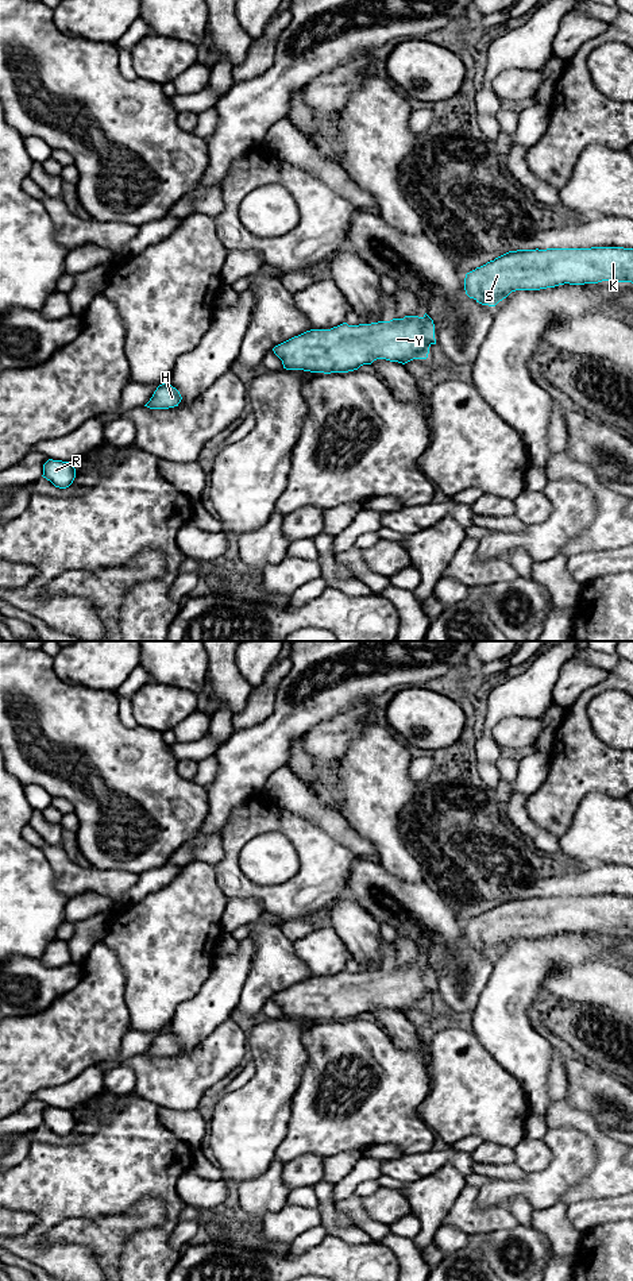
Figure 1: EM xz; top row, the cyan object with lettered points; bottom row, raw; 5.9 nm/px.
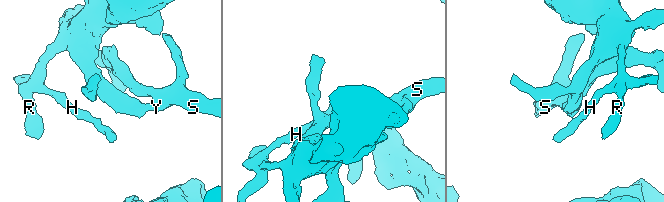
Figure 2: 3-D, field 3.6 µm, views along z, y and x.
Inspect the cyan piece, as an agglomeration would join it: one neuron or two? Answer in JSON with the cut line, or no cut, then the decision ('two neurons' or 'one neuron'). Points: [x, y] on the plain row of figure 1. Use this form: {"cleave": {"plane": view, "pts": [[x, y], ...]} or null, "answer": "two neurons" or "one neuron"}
{"cleave": null, "answer": "one neuron"}

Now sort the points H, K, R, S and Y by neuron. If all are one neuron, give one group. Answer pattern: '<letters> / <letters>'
H K R S Y

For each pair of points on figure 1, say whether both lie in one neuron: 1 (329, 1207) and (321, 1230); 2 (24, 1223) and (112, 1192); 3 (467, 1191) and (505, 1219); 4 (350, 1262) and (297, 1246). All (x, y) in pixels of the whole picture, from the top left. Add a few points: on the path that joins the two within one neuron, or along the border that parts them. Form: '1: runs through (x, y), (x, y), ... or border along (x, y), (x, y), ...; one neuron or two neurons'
1: border along (321, 1222), (329, 1234); two neurons
2: border along (34, 1212), (35, 1222), (24, 1233), (14, 1237); two neurons
3: runs through (469, 1203), (485, 1219), (493, 1219); one neuron
4: border along (328, 1234), (304, 1251), (296, 1256), (288, 1254); two neurons

